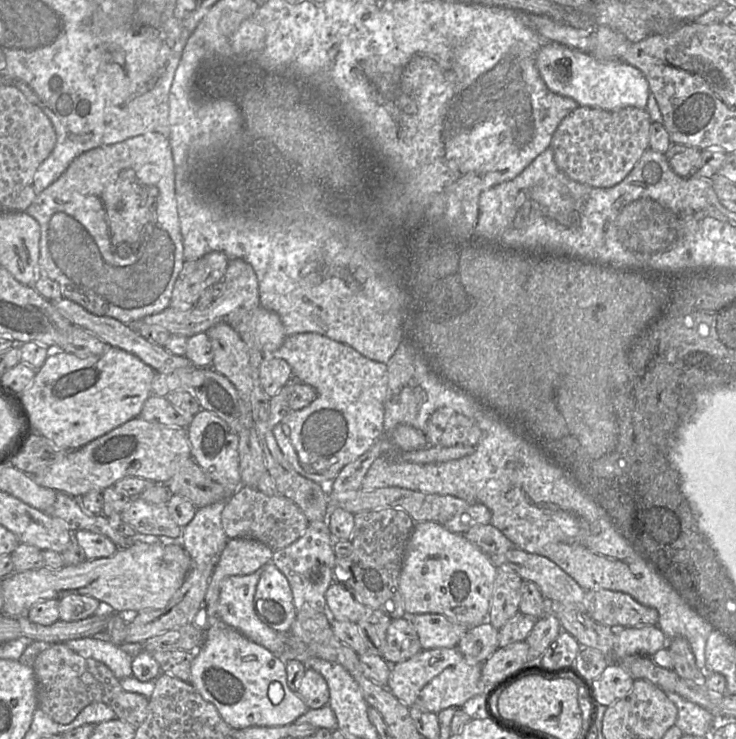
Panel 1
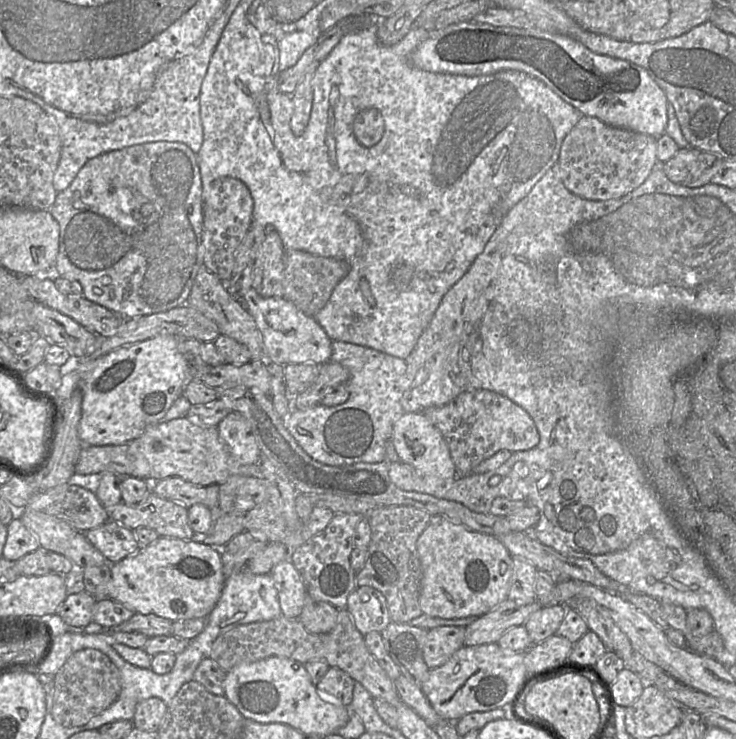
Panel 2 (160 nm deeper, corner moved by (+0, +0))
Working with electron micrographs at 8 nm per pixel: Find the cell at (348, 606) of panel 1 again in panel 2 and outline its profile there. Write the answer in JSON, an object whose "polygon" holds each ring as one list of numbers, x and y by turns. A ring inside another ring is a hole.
{"polygon":[[370,586,355,588,348,596,346,609,363,635,371,631,381,632,392,621,386,598]]}

